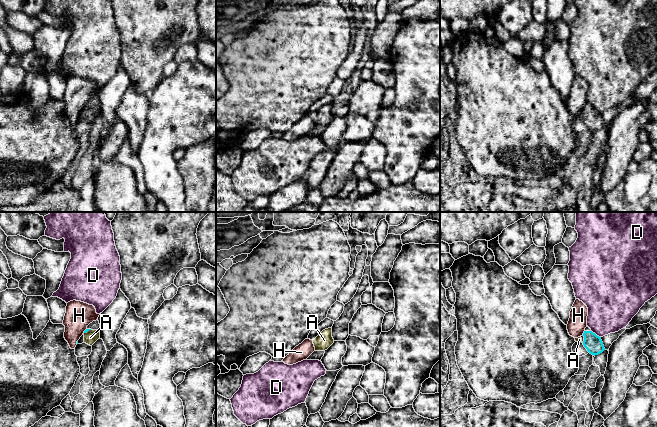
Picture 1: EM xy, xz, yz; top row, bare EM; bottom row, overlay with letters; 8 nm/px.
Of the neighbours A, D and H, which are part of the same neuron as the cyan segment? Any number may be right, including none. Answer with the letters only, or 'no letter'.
A

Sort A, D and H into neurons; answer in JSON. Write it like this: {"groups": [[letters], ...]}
{"groups": [["A"], ["D"], ["H"]]}

